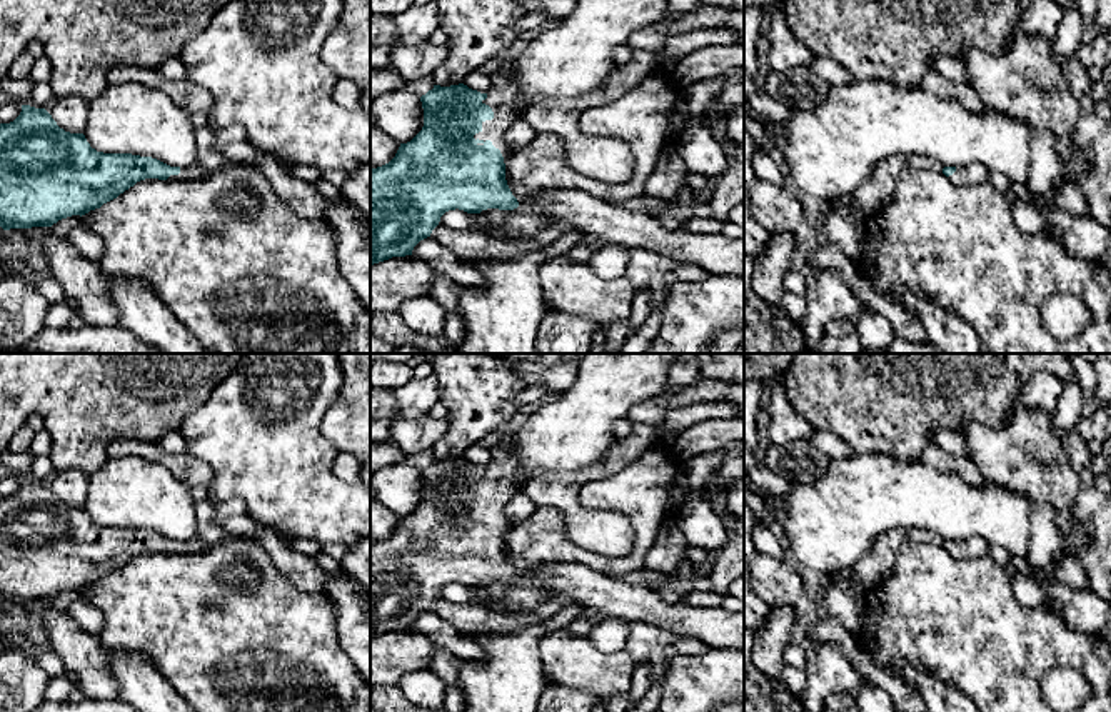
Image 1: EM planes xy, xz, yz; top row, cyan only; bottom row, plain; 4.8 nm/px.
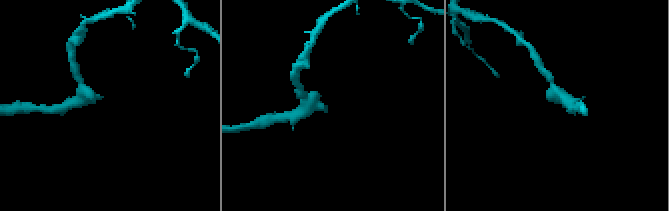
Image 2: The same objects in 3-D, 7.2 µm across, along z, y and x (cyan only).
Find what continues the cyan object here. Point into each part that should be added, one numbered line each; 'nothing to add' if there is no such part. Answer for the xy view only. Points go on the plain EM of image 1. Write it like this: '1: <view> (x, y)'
1: xy (194, 546)

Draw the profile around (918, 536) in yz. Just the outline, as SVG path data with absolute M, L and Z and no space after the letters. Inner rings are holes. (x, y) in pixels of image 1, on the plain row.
M907 529L906 540L914 544L934 544L934 545L943 545L944 542L941 535L928 529Z

